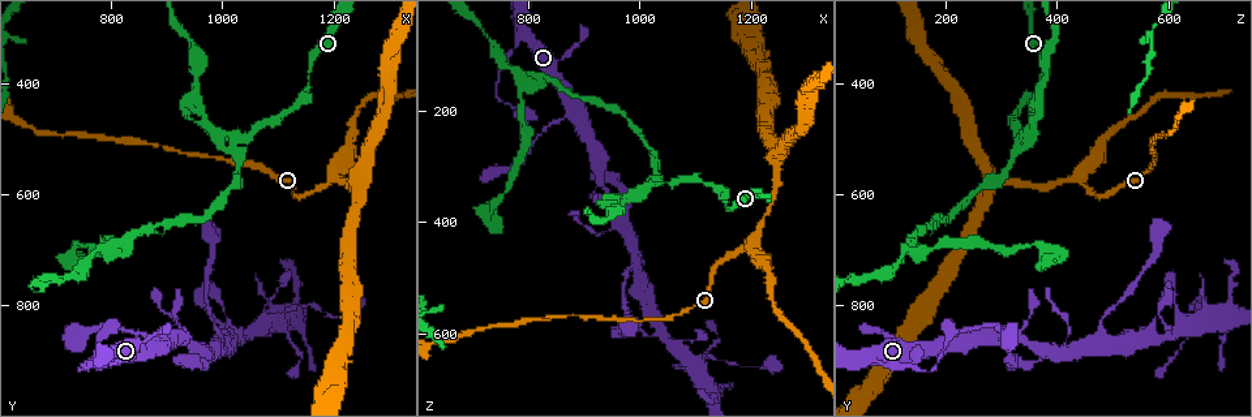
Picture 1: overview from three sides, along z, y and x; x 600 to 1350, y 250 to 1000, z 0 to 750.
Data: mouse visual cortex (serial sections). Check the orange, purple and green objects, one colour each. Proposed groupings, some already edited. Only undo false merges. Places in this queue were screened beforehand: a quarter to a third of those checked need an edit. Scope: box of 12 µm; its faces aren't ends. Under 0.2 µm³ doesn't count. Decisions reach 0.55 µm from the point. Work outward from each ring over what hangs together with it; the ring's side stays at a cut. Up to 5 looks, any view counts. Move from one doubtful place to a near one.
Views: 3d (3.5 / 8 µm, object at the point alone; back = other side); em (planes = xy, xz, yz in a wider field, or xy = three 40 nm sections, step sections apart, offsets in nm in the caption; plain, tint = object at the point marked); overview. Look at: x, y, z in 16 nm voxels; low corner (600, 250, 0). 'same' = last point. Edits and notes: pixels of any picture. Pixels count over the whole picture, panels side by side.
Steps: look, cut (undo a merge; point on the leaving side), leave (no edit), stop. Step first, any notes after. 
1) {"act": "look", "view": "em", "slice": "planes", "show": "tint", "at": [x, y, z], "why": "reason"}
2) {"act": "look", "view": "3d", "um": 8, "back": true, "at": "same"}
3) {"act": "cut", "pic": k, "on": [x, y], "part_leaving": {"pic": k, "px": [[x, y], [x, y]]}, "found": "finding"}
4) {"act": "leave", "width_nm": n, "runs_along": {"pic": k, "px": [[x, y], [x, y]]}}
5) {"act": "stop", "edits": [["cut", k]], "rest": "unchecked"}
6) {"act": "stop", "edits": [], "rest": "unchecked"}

{"act": "look", "view": "3d", "um": 3.5, "at": [1025, 500, 330], "why": "a narrow waist"}

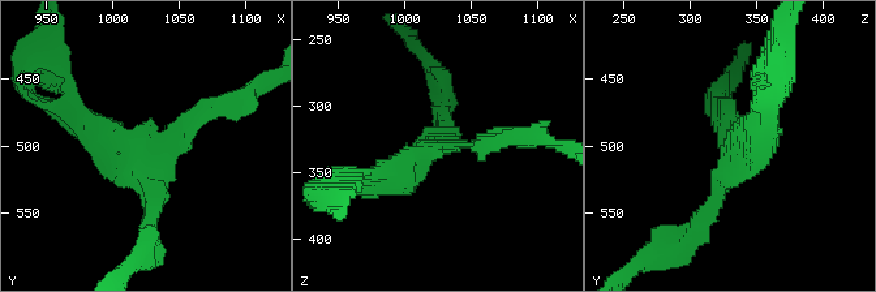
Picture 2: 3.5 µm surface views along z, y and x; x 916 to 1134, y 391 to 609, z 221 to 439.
{"act": "look", "view": "em", "slice": "xy", "step": 5, "show": "plain", "at": [1026, 498, 332], "why": "shape alone is not enough"}

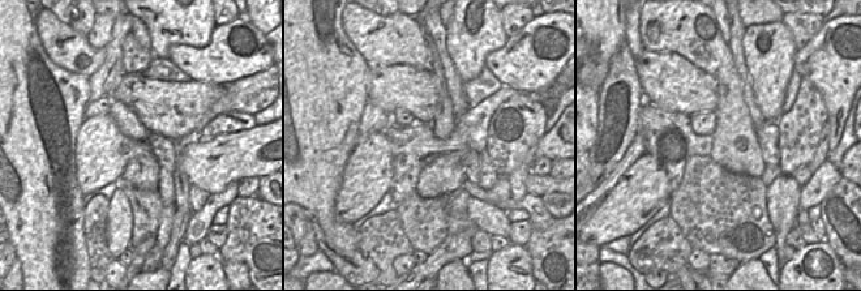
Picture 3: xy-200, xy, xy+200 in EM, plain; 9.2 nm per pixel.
{"act": "look", "view": "em", "slice": "xy", "step": 5, "show": "tint", "at": "same"}

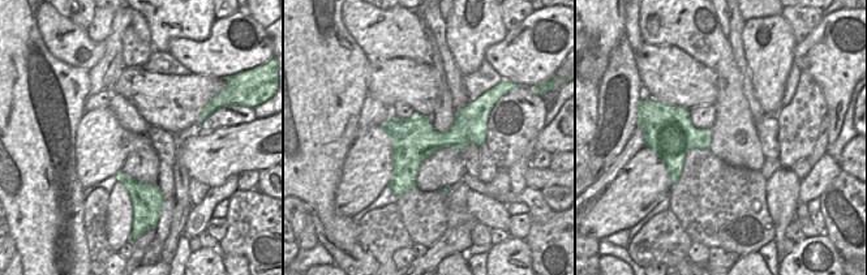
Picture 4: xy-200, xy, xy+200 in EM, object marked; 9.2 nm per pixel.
{"act": "leave", "runs_along": {"pic": 2, "px": [[209, 102], [149, 218]]}, "found": "continuous, no second cell"}

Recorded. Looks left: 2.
{"act": "look", "view": "3d", "um": 8, "at": [1195, 570, 435], "why": "arms part here"}

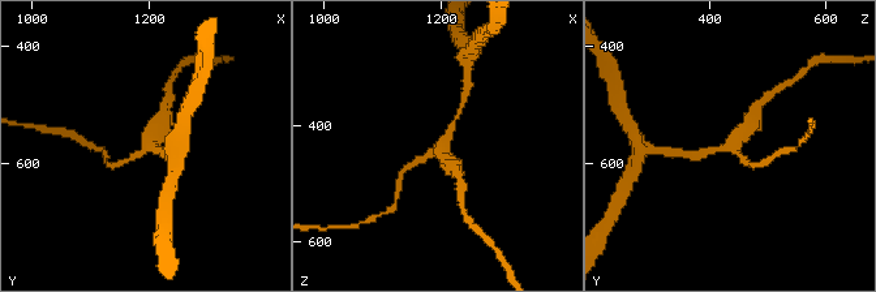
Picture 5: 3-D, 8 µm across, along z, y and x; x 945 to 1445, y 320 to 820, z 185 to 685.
{"act": "look", "view": "em", "slice": "xy", "step": 2, "show": "tint", "at": [1200, 575, 435], "arms": 3, "arm_widths_nm": [200, 200, 450]}

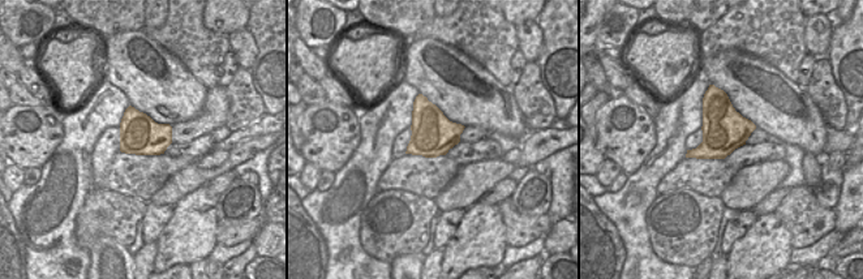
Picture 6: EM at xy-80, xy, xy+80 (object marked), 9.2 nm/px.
{"act": "leave", "width_nm": 400, "runs_along": {"pic": 5, "px": [[409, 167], [446, 141], [458, 117]]}, "found": "all the same cell"}

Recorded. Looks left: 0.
{"act": "stop", "edits": [], "rest": "unchecked"}

